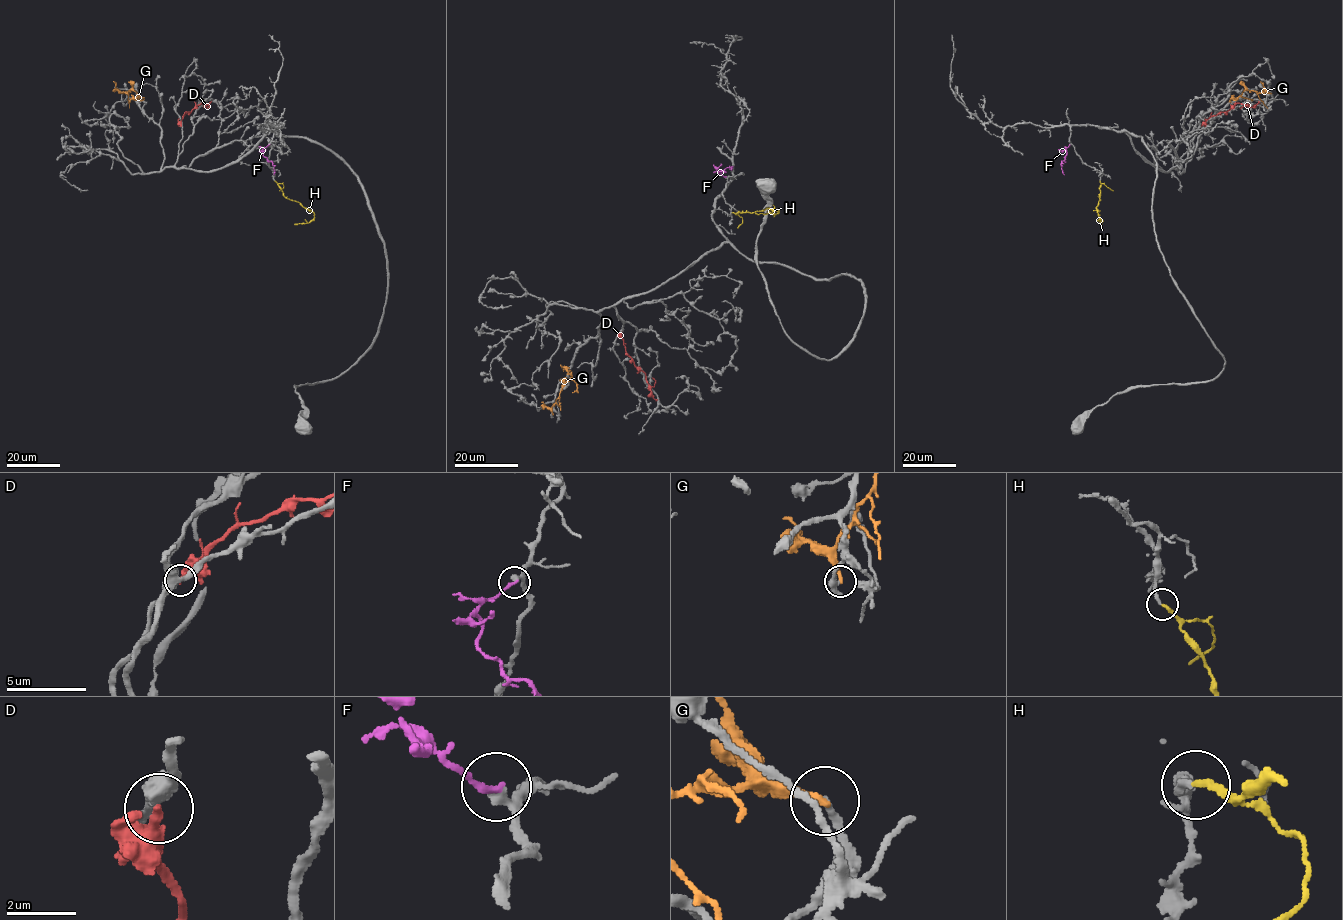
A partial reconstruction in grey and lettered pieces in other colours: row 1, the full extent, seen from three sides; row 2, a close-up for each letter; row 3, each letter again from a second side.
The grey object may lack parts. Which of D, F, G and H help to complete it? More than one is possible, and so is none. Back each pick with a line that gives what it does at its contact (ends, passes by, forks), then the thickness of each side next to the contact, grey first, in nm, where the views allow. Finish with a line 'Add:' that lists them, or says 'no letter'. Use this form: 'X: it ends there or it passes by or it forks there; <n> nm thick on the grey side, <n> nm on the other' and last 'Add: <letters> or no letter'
F: it ends there; 280 nm thick on the grey side, 200 nm on the other
H: it ends there; 190 nm thick on the grey side, 200 nm on the other
Add: F, H

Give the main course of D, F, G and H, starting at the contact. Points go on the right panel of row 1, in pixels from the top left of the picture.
D: (1201, 125), (1210, 117), (1228, 111), (1236, 103), (1254, 107), (1258, 101)
F: (1069, 144), (1061, 163), (1064, 174)
G: (1271, 93), (1246, 90), (1231, 102)
H: (1100, 180), (1096, 209), (1100, 224)

